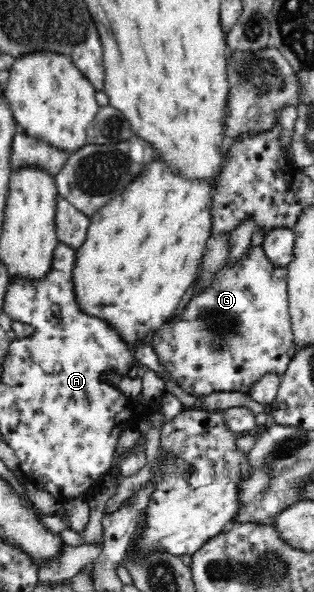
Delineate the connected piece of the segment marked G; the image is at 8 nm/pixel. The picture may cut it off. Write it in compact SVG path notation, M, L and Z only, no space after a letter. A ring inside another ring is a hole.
M263 245L250 247L237 260L228 257L213 273L202 291L195 291L186 307L170 316L151 335L150 345L158 356L160 365L176 380L178 386L190 395L210 395L214 392L248 393L267 373L282 374L297 350L292 331L287 267L278 266L268 258Z

